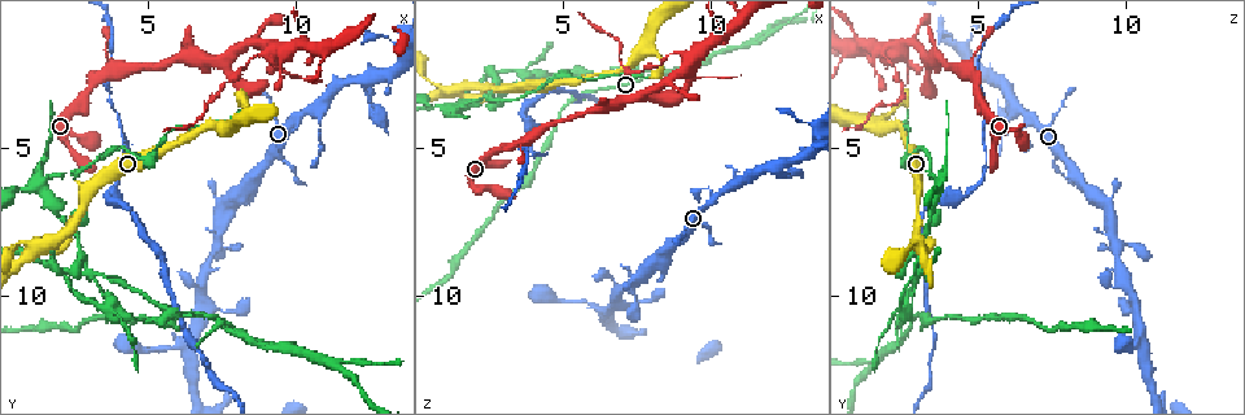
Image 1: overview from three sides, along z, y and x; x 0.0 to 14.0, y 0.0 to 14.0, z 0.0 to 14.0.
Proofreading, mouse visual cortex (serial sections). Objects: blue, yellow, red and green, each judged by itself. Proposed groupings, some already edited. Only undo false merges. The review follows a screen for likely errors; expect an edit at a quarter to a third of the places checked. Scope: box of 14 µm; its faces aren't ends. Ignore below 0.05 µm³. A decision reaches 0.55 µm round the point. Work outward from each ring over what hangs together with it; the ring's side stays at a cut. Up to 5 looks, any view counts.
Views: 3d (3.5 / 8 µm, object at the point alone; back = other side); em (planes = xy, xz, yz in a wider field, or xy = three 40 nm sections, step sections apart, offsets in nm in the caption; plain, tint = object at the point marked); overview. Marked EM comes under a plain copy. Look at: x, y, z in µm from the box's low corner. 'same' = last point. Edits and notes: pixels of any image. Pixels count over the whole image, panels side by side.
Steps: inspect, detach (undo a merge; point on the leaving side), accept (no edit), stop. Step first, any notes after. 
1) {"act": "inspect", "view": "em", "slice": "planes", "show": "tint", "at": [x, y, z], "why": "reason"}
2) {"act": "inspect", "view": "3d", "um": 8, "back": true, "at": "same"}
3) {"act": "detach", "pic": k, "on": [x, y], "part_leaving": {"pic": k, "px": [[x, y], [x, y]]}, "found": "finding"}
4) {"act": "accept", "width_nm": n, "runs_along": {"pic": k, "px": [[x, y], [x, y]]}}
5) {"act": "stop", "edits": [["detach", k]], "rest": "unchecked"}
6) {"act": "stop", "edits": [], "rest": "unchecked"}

{"act": "inspect", "view": "3d", "um": 8, "at": [1.2, 8.3, 3.1], "why": "sharp bend"}

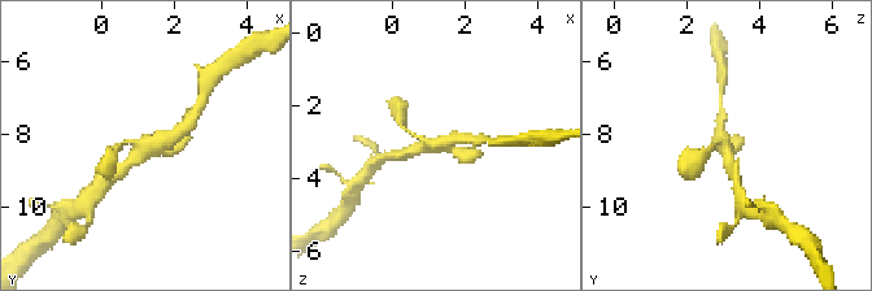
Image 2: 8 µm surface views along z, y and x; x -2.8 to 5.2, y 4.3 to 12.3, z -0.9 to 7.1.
{"act": "inspect", "view": "em", "slice": "xy", "step": 2, "show": "tint", "at": [1.2, 8.3, 3.0], "arms": 4, "arm_widths_nm": [150, 250, 300, 300], "why": "need the tissue"}

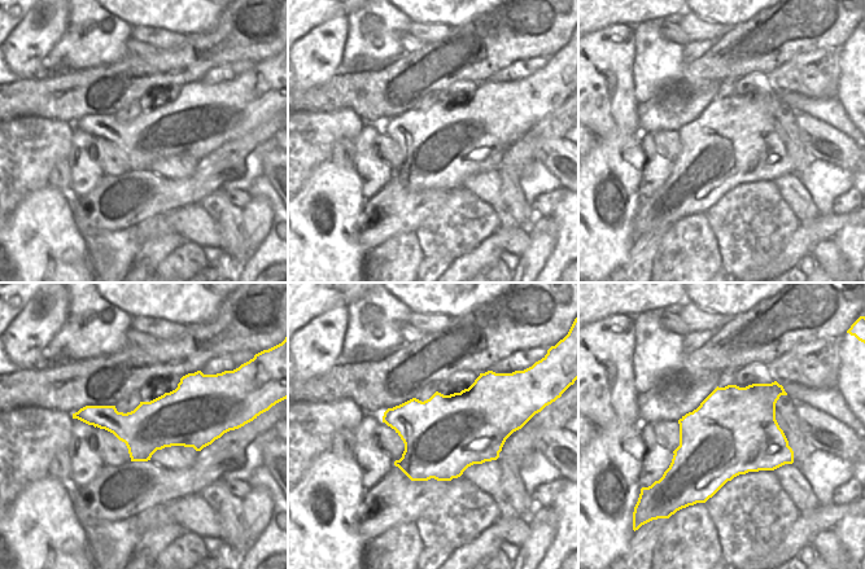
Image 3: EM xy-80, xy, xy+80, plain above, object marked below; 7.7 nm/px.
{"act": "accept", "runs_along": {"pic": 2, "px": [[179, 130], [114, 150]]}, "found": "one cell here"}

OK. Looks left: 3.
{"act": "inspect", "view": "em", "slice": "xy", "step": 2, "show": "tint", "at": [9.4, 1.7, 1.9], "why": "small branch off a trunk"}

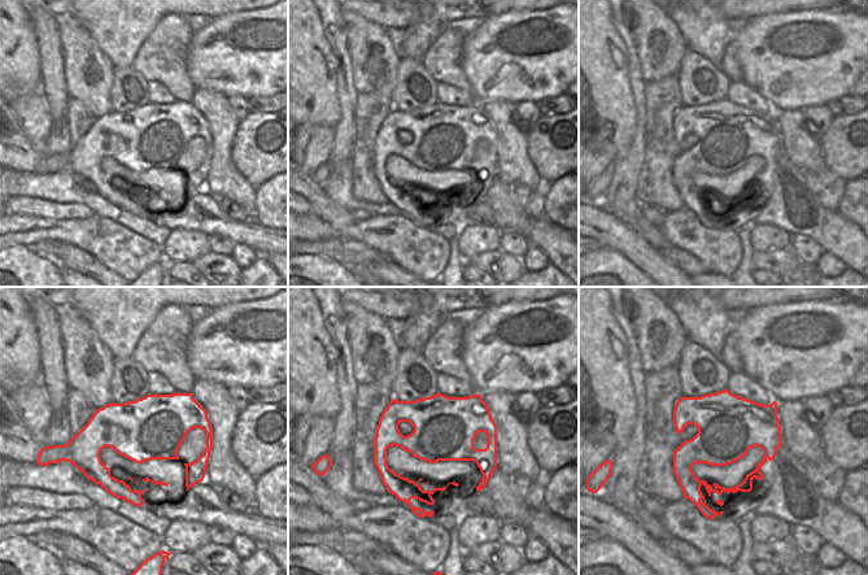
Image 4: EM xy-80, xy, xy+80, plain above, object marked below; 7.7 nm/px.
{"act": "inspect", "view": "3d", "um": 3.5, "at": "same"}

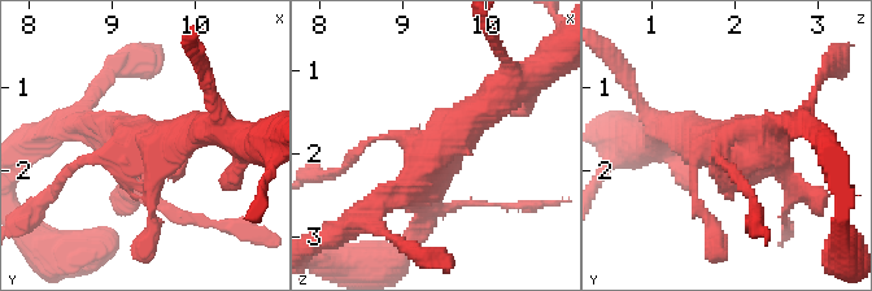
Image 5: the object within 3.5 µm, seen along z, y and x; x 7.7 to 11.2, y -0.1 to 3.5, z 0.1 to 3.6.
{"act": "detach", "pic": 5, "on": [62, 176], "part_leaving": {"pic": 5, "px": [[104, 153], [72, 165], [36, 205]]}, "found": "two cells meet here"}

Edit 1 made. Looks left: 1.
{"act": "stop", "edits": [["detach", 5]], "rest": "unchecked"}

